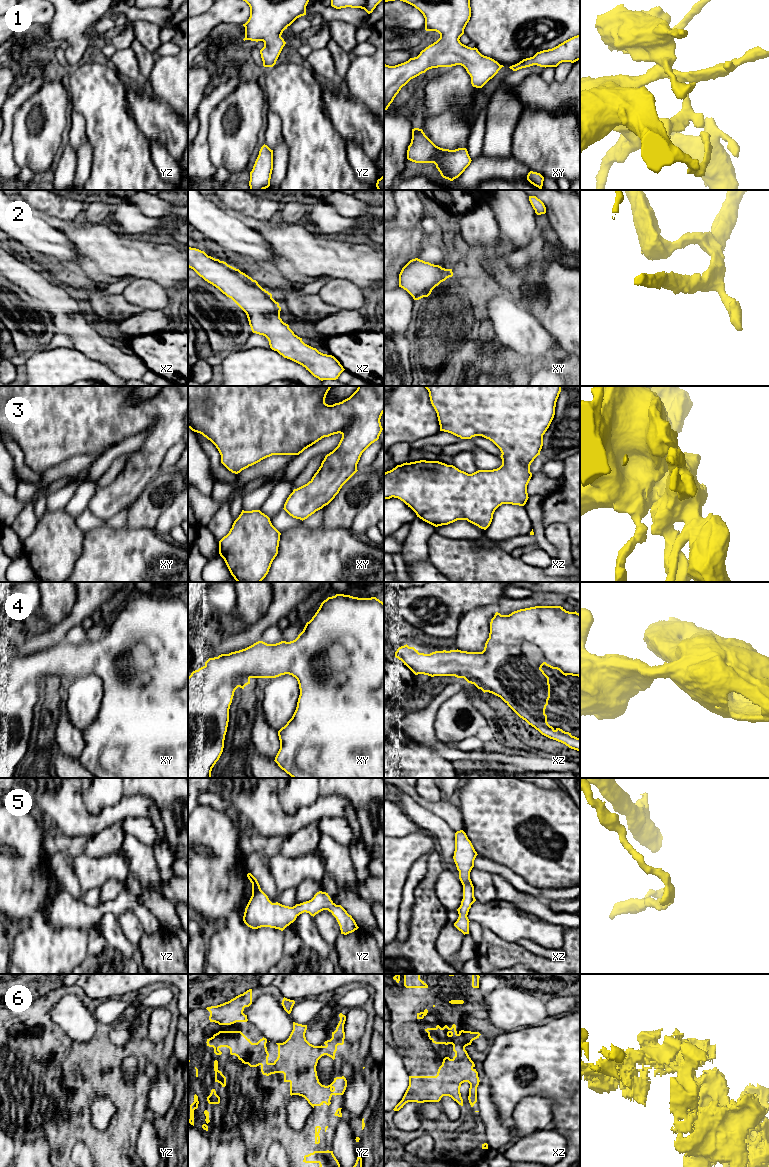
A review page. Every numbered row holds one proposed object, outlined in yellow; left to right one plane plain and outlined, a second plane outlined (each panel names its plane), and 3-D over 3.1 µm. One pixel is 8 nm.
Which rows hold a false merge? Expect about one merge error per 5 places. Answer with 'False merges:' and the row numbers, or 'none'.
False merges: none

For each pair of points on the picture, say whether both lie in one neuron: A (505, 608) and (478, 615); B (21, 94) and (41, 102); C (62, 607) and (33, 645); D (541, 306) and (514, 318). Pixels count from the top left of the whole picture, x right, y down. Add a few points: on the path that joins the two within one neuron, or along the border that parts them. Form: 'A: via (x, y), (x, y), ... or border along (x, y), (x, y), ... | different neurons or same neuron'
A: border along (495, 607), (497, 611) | different neurons
B: border along (46, 80), (14, 114) | different neurons
C: border along (70, 612), (61, 621), (50, 626) | different neurons
D: border along (510, 297), (520, 302), (545, 328) | different neurons

